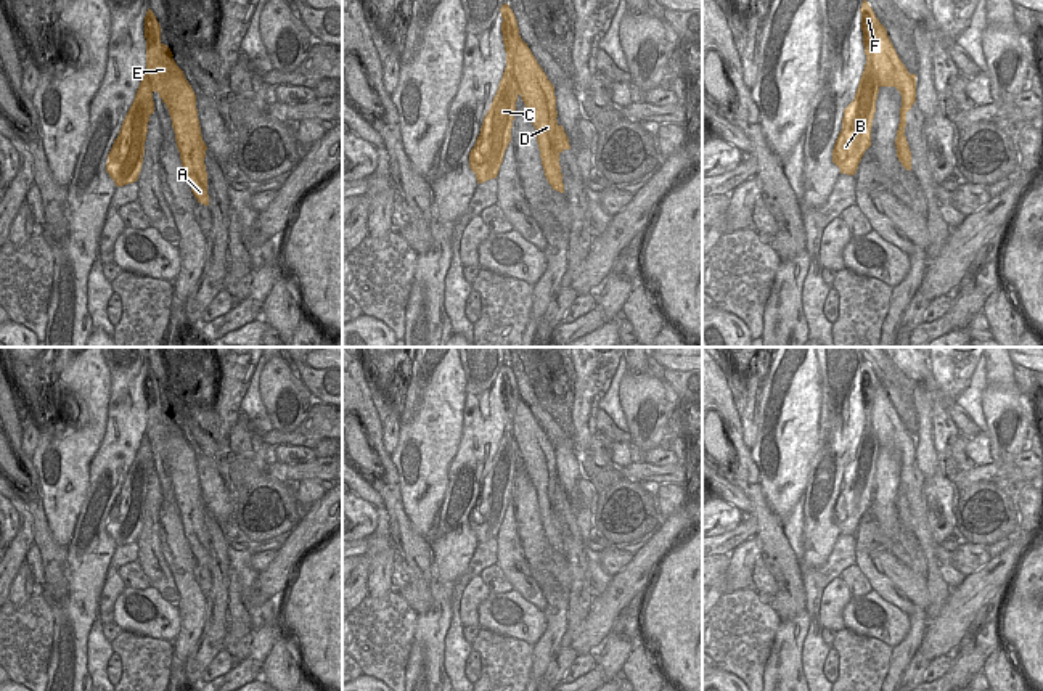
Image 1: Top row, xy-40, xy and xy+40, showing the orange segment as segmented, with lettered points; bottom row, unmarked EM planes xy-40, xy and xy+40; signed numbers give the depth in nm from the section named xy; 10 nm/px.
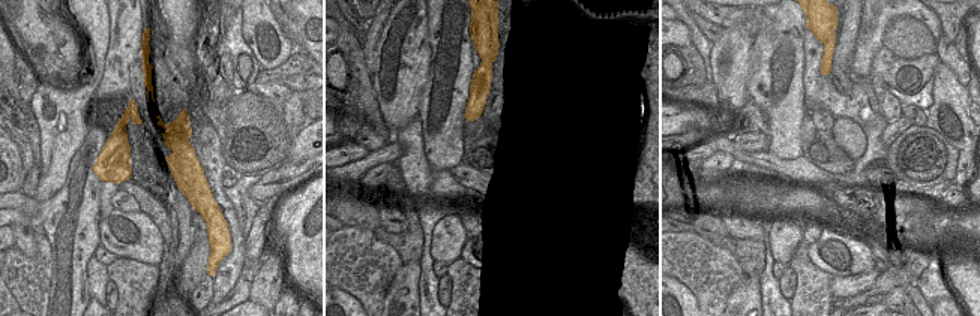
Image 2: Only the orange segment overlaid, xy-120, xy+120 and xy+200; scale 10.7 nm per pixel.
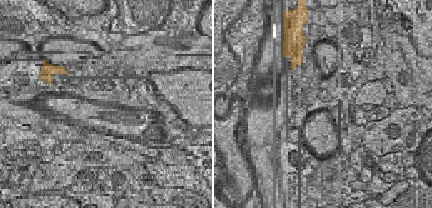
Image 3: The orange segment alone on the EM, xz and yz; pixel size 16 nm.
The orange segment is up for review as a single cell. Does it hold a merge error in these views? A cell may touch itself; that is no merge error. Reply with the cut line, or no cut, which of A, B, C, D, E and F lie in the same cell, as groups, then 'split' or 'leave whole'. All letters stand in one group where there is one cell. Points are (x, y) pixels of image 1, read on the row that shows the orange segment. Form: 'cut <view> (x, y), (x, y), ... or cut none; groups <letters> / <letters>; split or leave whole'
cut xy (507, 61), (513, 66), (513, 76), (521, 94); groups A D E F / B C; split

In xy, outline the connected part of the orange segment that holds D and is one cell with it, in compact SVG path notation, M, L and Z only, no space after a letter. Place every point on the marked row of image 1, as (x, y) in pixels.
M508 3L501 5L501 34L506 63L514 66L521 98L537 132L545 177L553 190L564 193L559 154L571 149L569 138L558 124L554 87L519 35L516 16Z

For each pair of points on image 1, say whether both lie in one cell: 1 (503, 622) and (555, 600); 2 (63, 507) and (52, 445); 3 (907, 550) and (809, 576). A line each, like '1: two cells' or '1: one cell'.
1: two cells
2: one cell
3: two cells

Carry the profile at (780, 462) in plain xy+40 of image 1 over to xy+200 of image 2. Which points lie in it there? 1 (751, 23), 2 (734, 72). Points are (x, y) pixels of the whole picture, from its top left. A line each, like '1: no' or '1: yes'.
1: yes
2: yes

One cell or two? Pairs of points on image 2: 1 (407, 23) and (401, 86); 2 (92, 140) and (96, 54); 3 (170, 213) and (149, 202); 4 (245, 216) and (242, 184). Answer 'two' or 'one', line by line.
1: one
2: two
3: one
4: one

